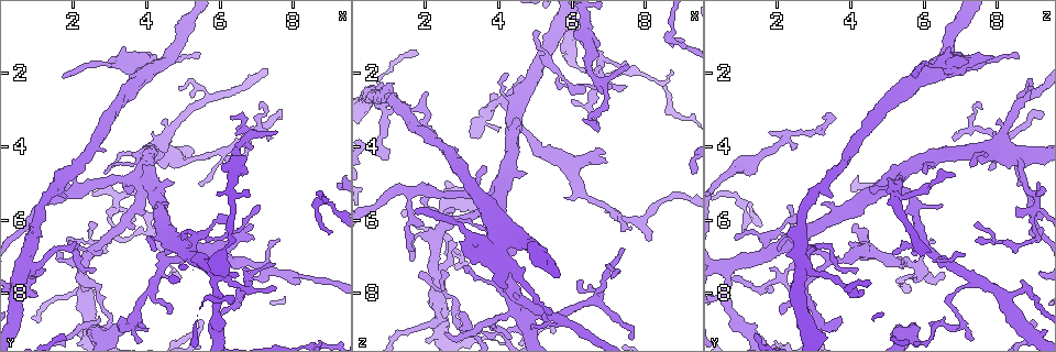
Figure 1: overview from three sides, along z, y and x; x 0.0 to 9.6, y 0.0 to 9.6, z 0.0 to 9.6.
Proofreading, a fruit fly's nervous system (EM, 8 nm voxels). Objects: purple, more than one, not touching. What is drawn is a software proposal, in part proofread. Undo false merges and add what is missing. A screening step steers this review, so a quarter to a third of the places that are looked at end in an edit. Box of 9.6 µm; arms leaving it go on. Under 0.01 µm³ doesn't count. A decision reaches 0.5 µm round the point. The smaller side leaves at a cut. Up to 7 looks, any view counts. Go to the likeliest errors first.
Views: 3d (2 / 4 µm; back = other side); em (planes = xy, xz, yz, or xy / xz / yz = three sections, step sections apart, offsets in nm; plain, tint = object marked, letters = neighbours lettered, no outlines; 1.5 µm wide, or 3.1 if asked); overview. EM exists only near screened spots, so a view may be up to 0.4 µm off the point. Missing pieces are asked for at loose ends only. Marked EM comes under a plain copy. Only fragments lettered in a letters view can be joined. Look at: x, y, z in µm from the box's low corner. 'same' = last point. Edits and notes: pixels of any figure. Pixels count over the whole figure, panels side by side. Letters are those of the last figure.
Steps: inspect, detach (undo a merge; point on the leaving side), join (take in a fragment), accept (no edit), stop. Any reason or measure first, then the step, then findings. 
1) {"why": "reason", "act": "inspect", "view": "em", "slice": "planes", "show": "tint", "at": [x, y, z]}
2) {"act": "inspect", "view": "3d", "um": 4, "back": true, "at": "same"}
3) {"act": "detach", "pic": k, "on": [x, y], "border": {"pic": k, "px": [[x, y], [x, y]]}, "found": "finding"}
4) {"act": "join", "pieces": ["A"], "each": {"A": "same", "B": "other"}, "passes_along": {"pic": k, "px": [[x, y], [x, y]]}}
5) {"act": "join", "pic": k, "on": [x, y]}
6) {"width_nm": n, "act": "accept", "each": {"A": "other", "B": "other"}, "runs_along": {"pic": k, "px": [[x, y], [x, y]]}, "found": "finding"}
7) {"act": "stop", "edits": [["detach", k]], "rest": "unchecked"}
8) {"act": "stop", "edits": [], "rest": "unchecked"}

{"why": "stops while still wide", "act": "inspect", "view": "em", "slice": "yz", "step": 4, "show": "tint", "at": [3.15, 8.85, 5.75]}

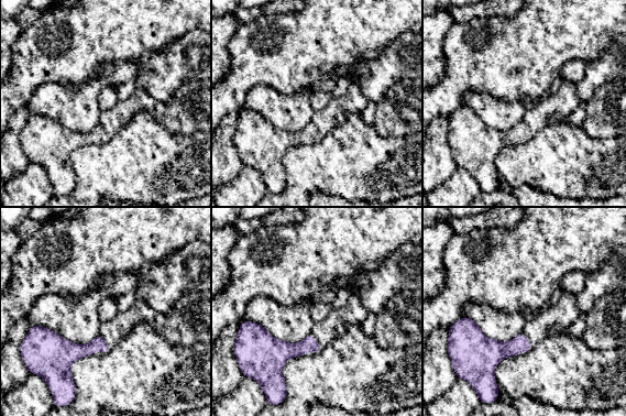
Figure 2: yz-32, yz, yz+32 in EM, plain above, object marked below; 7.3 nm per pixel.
{"act": "inspect", "view": "em", "slice": "planes", "show": "letters", "at": "same"}

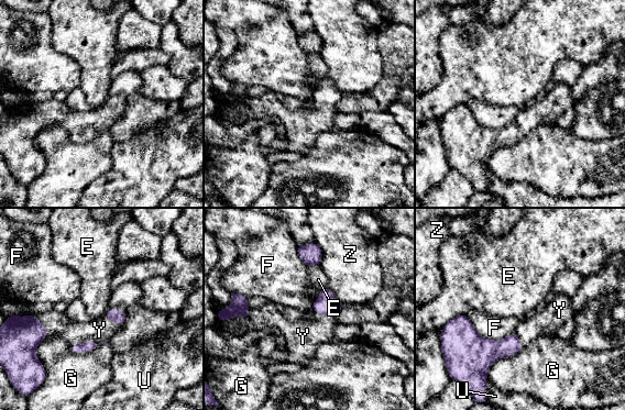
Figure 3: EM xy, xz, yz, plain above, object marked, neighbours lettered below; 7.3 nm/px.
{"act": "join", "pieces": ["Y"], "each": {"E": "other", "F": "other", "G": "other", "U": "other", "Y": "same", "Z": "other"}, "passes_along": {"pic": 3, "px": [[84, 347], [84, 342], [99, 330]]}, "found": "it goes on there"}

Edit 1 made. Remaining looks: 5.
{"why": "arms part here", "act": "inspect", "view": "3d", "um": 4, "at": [2.40, 7.00, 6.40]}

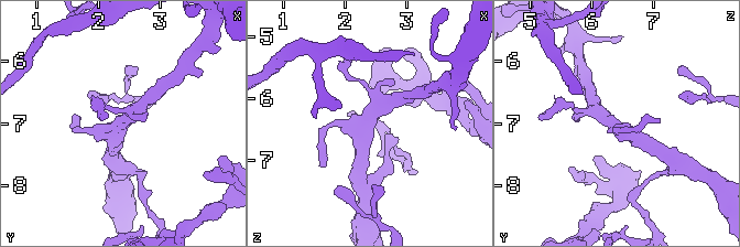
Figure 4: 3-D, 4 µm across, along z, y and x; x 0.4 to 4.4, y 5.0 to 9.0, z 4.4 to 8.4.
{"why": "need the tissue", "act": "inspect", "view": "em", "slice": "planes", "show": "letters", "at": [2.35, 7.05, 6.35]}

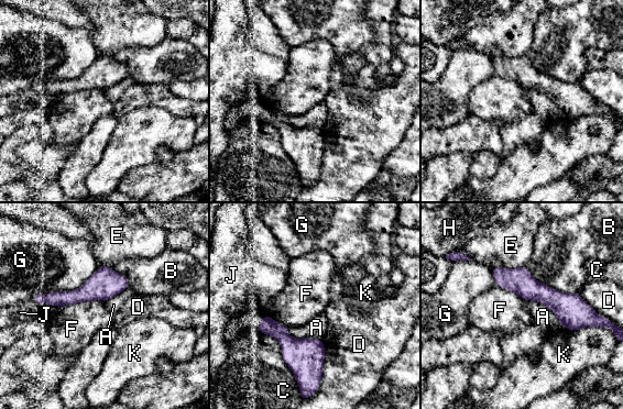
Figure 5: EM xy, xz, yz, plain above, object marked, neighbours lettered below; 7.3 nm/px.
{"act": "accept", "each": {"A": "other", "B": "other", "C": "other", "D": "other", "E": "other", "F": "other", "G": "other", "H": "other", "J": "other", "K": "other"}, "runs_along": {"pic": 5, "px": [[494, 271], [575, 313], [588, 314]]}, "found": "continuous, no second neuron"}

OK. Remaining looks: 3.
{"why": "abrupt turn", "act": "inspect", "view": "em", "slice": "planes", "show": "letters", "at": [4.10, 6.25, 9.10]}

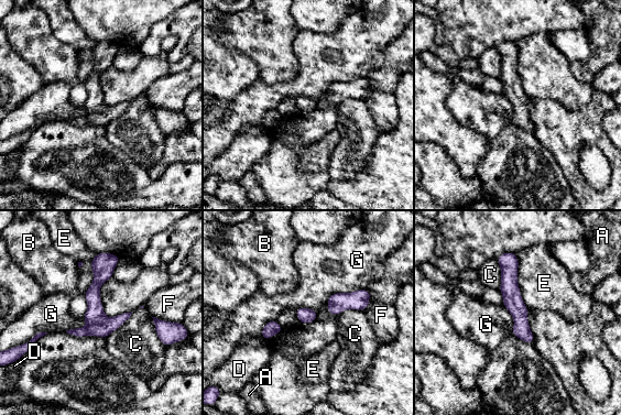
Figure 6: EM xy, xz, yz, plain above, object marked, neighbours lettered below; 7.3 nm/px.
{"act": "accept", "each": {"A": "other", "B": "other", "C": "other", "D": "other", "E": "other", "F": "other", "G": "other"}, "runs_along": {"pic": 6, "px": [[508, 254], [511, 297], [530, 339]]}, "found": "continuous, no second neuron"}

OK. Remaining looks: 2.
{"act": "stop", "edits": [["join", 3]], "rest": "unchecked"}

